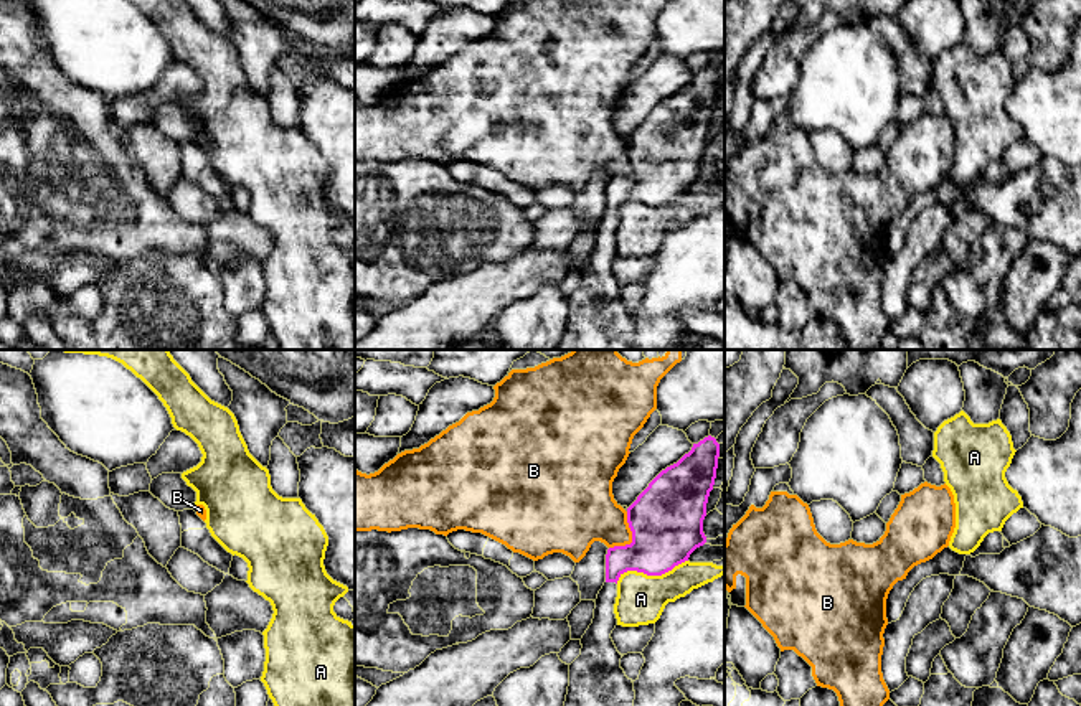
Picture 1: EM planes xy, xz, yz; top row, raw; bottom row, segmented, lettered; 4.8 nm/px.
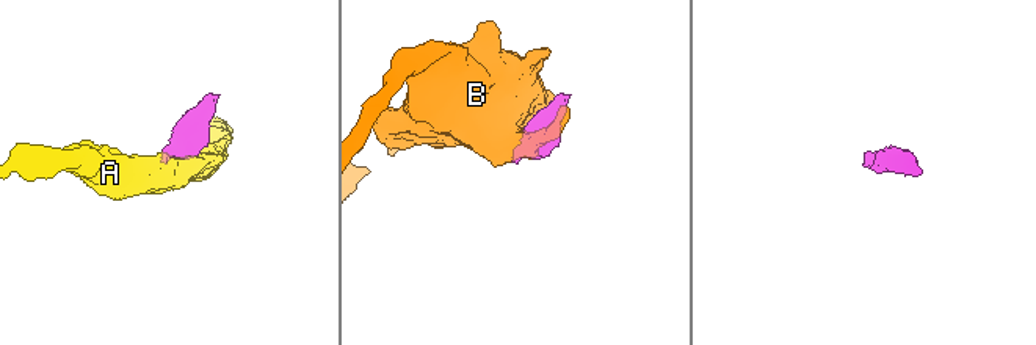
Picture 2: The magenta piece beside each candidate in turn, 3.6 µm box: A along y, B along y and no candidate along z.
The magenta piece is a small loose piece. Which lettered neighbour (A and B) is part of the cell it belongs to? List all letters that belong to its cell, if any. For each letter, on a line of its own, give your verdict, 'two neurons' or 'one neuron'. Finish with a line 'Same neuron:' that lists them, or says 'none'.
A: two neurons
B: two neurons
Same neuron: none

